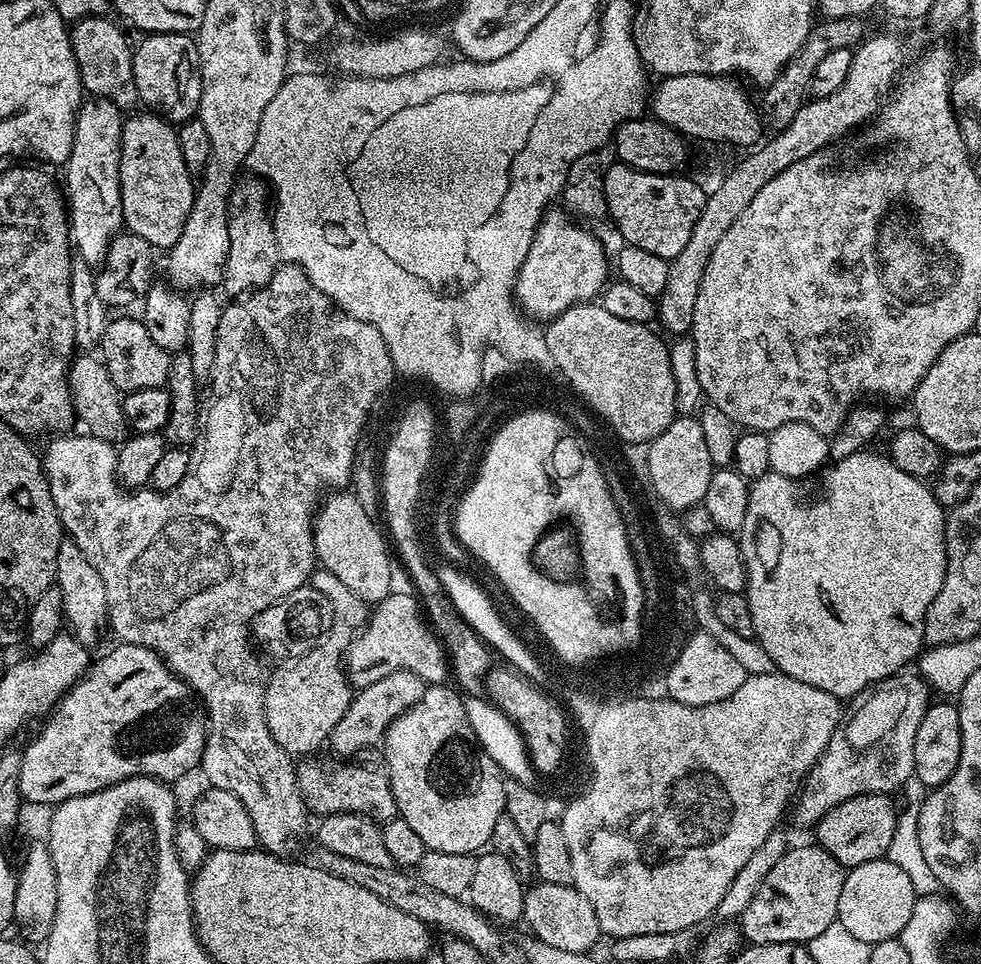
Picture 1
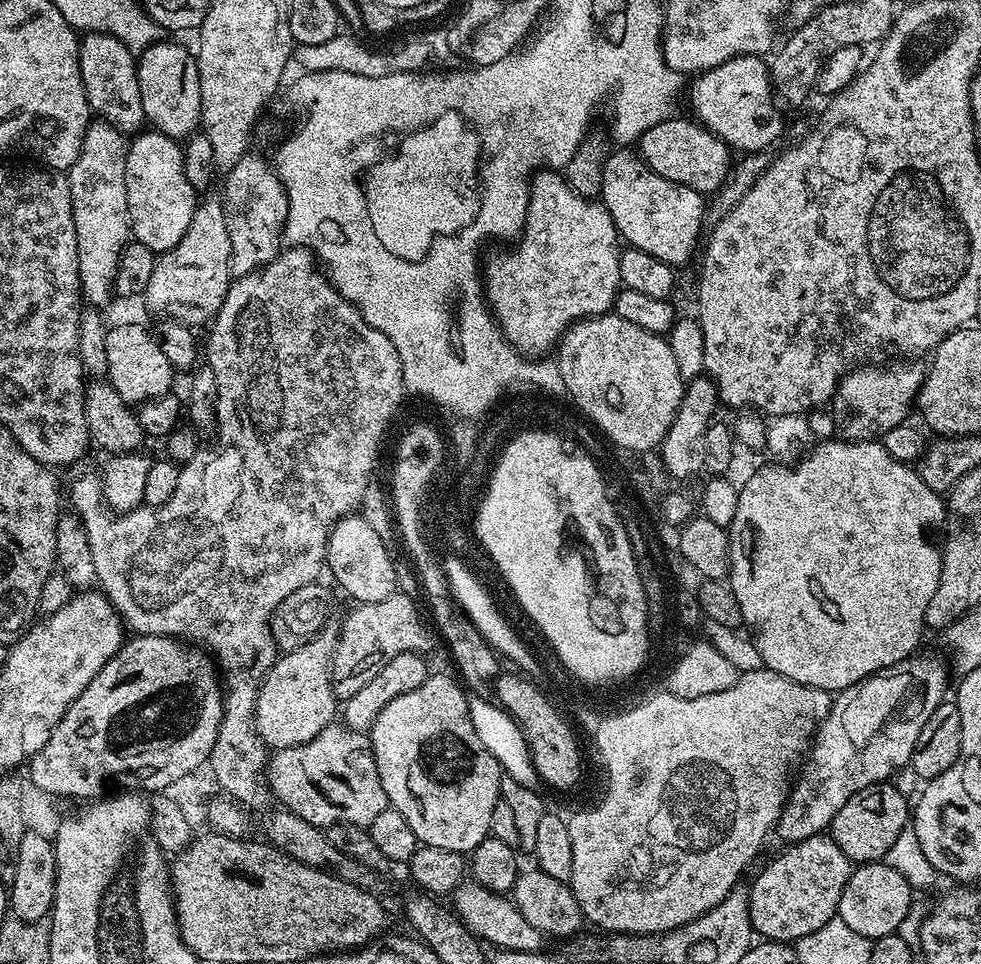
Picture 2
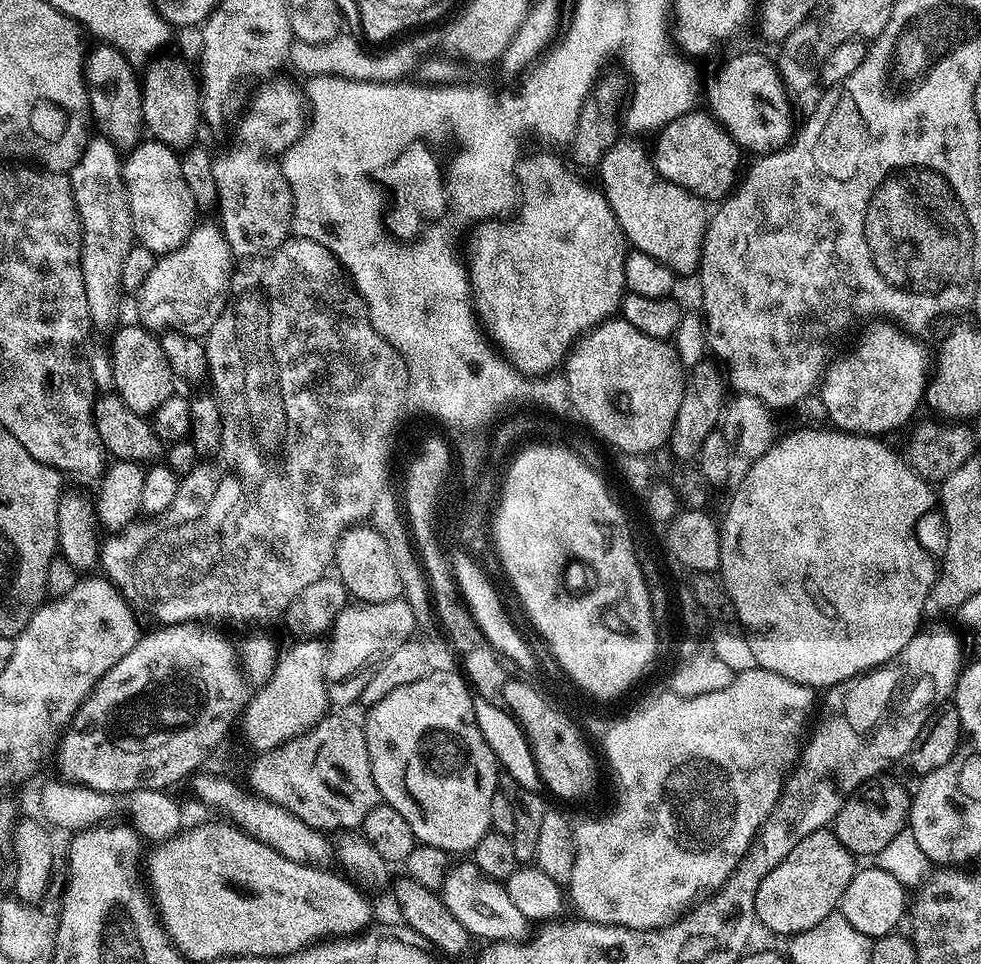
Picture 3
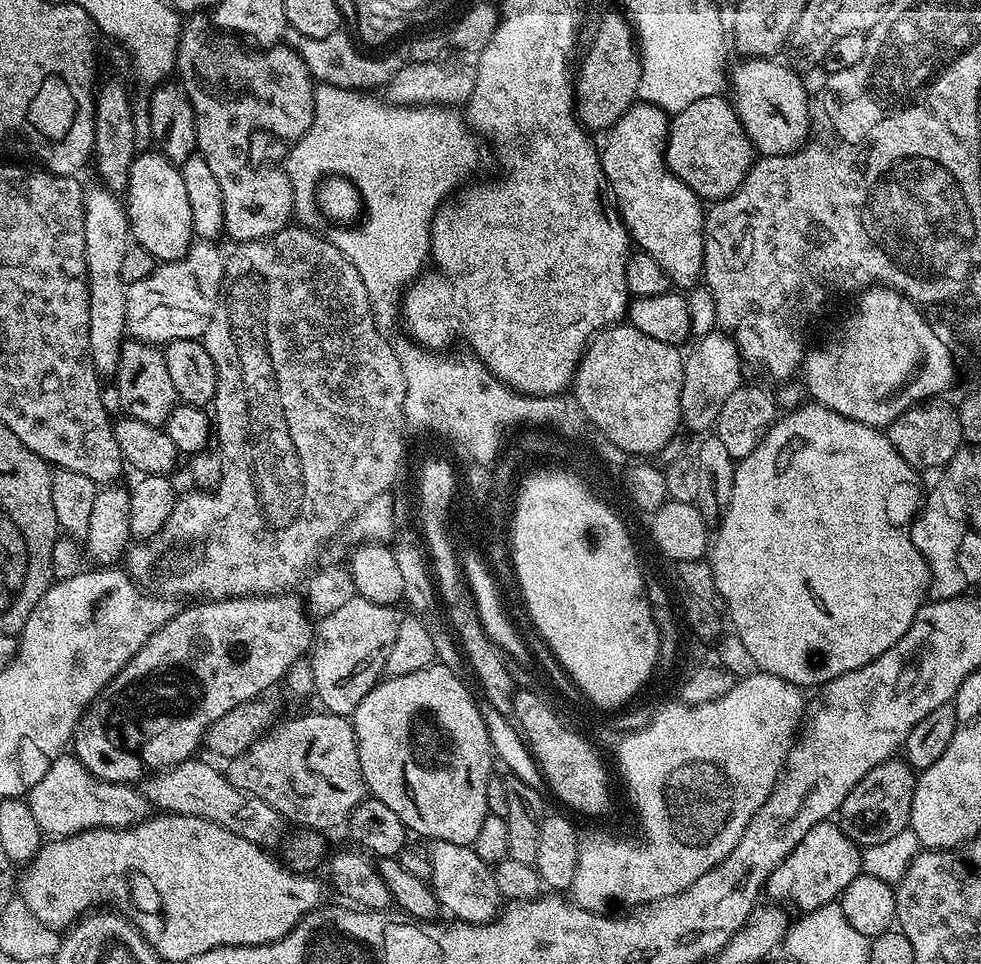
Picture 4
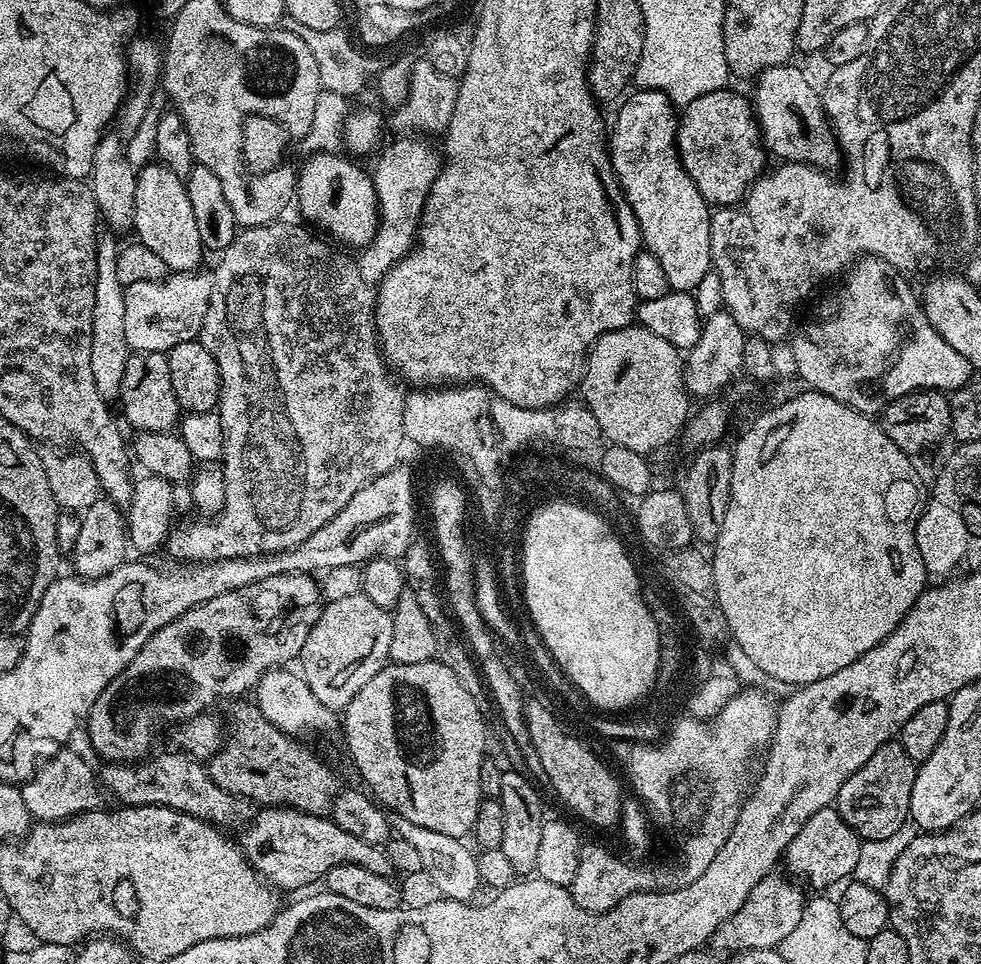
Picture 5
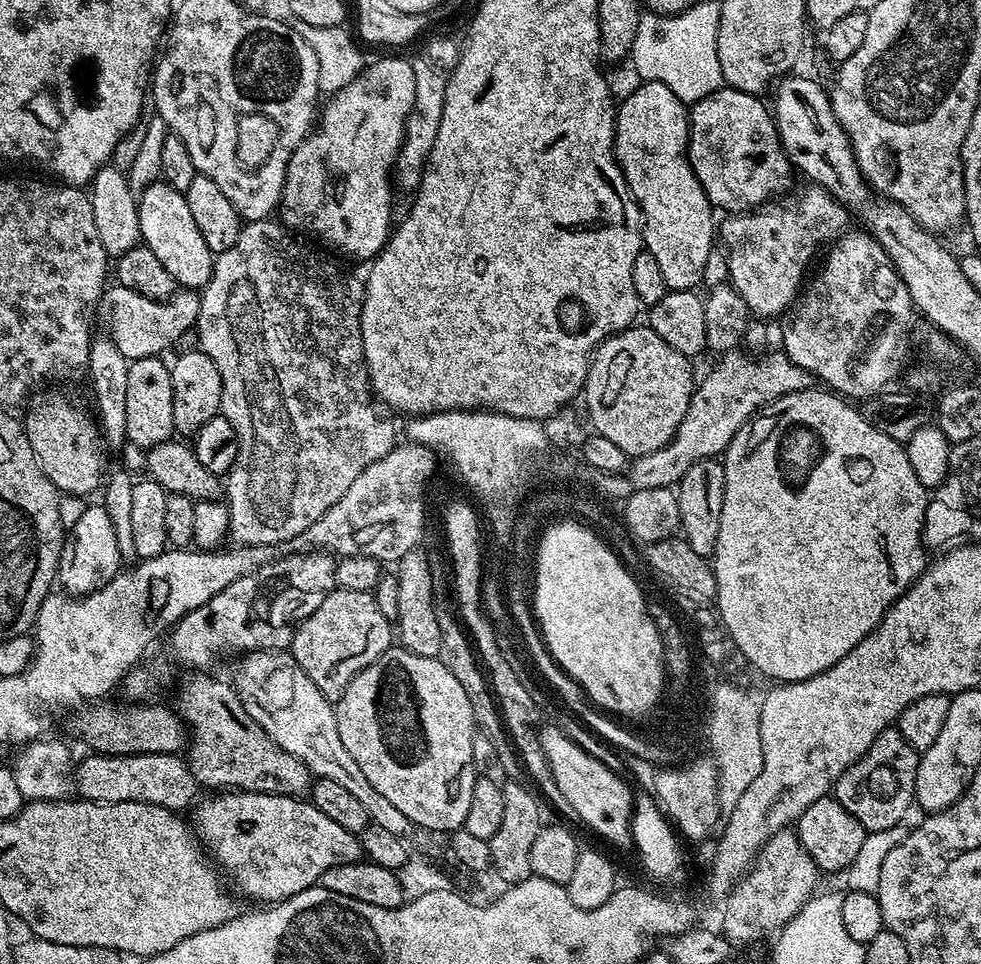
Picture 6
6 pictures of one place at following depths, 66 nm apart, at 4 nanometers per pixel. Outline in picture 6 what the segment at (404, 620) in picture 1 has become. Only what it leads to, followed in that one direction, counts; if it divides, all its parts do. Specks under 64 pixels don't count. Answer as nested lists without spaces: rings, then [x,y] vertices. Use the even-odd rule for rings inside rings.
[[[333,588],[332,592],[321,604],[295,627],[296,633],[290,645],[293,658],[306,670],[310,682],[322,690],[322,694],[327,700],[333,702],[340,699],[340,696],[350,686],[350,682],[366,666],[373,664],[387,648],[394,644],[394,624],[393,621],[378,610],[378,602],[372,592],[362,590],[346,590],[345,588]]]

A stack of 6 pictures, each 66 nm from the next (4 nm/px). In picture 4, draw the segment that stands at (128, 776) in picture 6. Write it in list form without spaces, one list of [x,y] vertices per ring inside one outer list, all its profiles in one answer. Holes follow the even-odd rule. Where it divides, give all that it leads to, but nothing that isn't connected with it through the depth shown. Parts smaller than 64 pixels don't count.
[[[200,759],[184,760],[181,764],[174,765],[173,768],[166,768],[163,772],[154,772],[147,777],[143,781],[142,791],[149,805],[164,814],[177,812],[187,816],[206,818],[210,822],[218,822],[218,826],[226,826],[226,830],[261,846],[276,843],[279,845],[285,835],[284,817],[277,814],[270,806],[266,806],[262,798],[230,783],[221,769],[219,772],[214,765],[207,764],[206,761]]]

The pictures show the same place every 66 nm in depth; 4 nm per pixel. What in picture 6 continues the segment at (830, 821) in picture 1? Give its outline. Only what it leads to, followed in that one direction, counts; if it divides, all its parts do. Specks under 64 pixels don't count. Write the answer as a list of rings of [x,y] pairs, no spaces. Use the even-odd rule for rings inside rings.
[[[899,728],[882,730],[870,748],[836,779],[834,799],[862,822],[865,833],[890,830],[905,819],[908,807],[913,807],[920,757]]]

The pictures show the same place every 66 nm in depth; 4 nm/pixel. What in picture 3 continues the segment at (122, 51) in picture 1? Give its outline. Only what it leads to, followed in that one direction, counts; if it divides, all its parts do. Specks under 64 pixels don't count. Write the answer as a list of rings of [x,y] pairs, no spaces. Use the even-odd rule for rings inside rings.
[[[103,42],[87,53],[84,58],[84,85],[88,91],[88,111],[95,131],[105,136],[121,153],[127,154],[140,143],[145,135],[142,114],[141,77],[137,69],[117,48]]]

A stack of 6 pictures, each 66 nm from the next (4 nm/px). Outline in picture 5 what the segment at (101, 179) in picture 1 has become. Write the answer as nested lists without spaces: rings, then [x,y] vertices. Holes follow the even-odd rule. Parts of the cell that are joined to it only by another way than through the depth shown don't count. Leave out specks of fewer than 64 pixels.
[[[101,235],[96,242],[96,285],[94,286],[94,322],[92,323],[92,337],[90,338],[90,371],[94,374],[94,386],[98,386],[98,394],[109,402],[120,399],[122,377],[126,375],[126,362],[130,349],[126,342],[126,298],[124,290],[126,285],[118,282],[118,254],[120,248],[111,240],[111,235]]]

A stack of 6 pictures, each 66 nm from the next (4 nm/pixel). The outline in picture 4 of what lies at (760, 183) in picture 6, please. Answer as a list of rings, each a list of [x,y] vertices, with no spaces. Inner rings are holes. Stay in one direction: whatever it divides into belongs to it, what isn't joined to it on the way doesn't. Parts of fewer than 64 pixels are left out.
[[[723,95],[698,98],[686,110],[675,113],[668,126],[664,160],[671,172],[701,201],[715,202],[733,196],[754,163],[754,149],[733,101]]]

